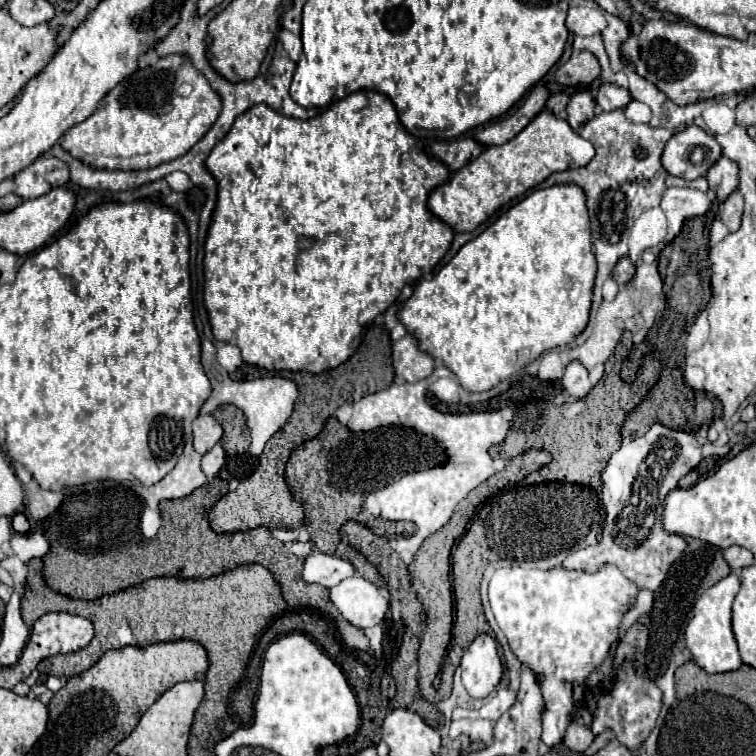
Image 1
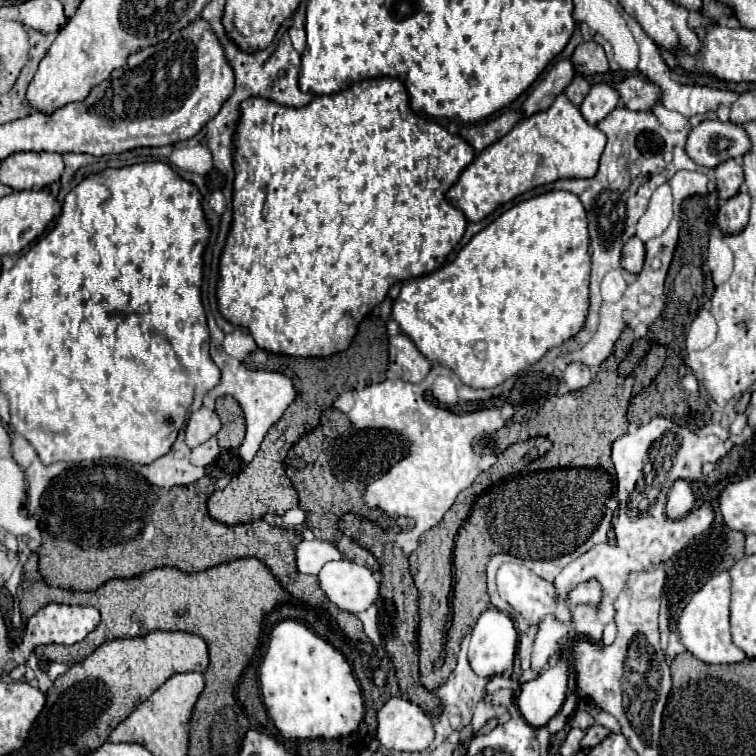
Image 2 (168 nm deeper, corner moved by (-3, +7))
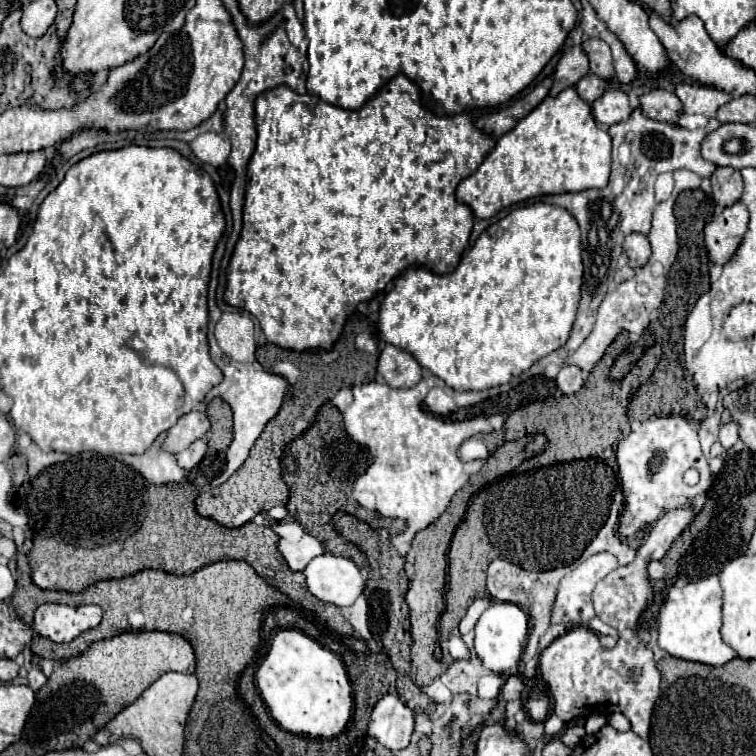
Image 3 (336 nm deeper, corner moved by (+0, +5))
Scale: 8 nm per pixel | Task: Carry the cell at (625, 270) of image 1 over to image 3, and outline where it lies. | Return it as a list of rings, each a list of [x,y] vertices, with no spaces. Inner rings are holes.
[[[631,233],[631,235],[627,235],[627,239],[625,239],[625,243],[623,243],[623,249],[625,249],[627,257],[629,257],[627,265],[633,267],[633,269],[643,267],[643,265],[649,261],[649,257],[651,257],[649,241],[647,241],[647,237],[641,235],[641,233]]]

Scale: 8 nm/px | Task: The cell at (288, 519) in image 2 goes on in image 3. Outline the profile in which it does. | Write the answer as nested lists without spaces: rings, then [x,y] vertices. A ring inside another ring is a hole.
[[[273,507],[269,511],[269,515],[277,521],[268,519],[269,516],[266,513],[266,523],[279,535],[281,539],[279,551],[293,571],[303,571],[311,559],[325,553],[323,543],[319,543],[315,537],[311,537],[296,521],[281,521],[281,519],[291,519],[291,515],[285,507]]]

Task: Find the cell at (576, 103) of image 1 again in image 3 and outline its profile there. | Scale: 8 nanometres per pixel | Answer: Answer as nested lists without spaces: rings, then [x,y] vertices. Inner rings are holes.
[[[607,89],[595,103],[591,103],[593,119],[599,127],[609,127],[619,121],[625,121],[631,115],[631,105],[627,93],[621,89]]]

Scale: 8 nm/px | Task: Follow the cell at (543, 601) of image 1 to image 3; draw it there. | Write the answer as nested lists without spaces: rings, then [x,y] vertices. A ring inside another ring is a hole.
[[[551,713],[551,715],[545,719],[545,735],[549,735],[549,737],[555,737],[563,727],[565,727],[565,723],[563,723],[555,713]]]

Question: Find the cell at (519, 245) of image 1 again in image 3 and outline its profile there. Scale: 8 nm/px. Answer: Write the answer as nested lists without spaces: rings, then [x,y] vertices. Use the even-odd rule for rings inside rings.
[[[547,203],[525,205],[525,207],[519,207],[519,209],[511,211],[507,217],[503,217],[497,223],[493,223],[491,227],[487,227],[479,235],[475,245],[469,249],[469,253],[459,261],[455,271],[439,277],[439,275],[435,275],[435,273],[431,273],[431,271],[427,271],[423,267],[407,269],[395,281],[395,287],[387,293],[385,301],[381,303],[381,311],[379,311],[379,337],[385,343],[391,343],[395,347],[401,347],[401,349],[409,351],[419,361],[421,367],[425,367],[433,375],[441,377],[449,387],[453,387],[457,391],[483,391],[483,389],[491,389],[491,387],[509,383],[511,377],[521,375],[533,363],[537,363],[545,355],[561,349],[567,343],[567,339],[571,335],[571,327],[575,323],[575,313],[577,313],[579,295],[581,295],[581,281],[583,281],[581,235],[579,235],[579,225],[575,223],[575,217],[569,211],[563,211],[563,207],[555,207],[555,205],[547,205]]]

